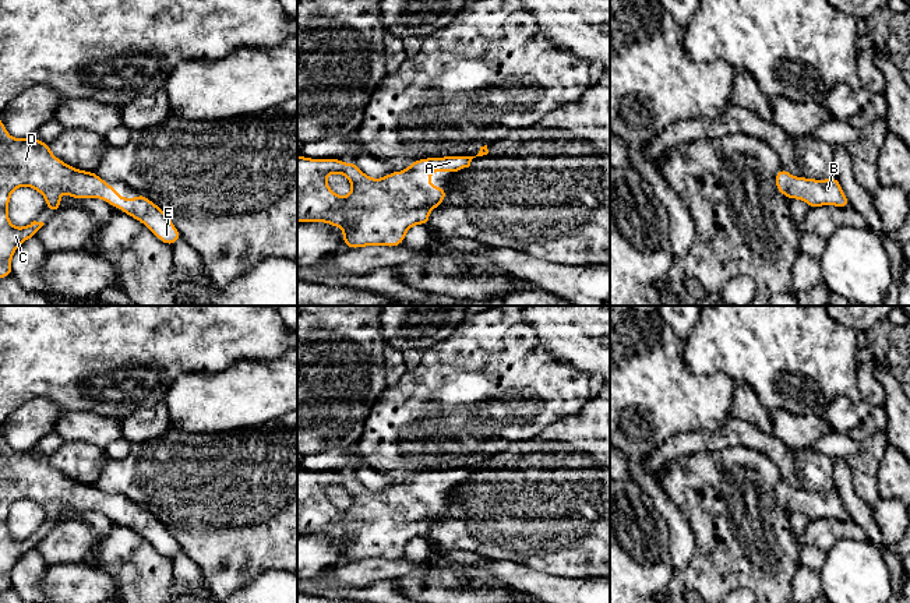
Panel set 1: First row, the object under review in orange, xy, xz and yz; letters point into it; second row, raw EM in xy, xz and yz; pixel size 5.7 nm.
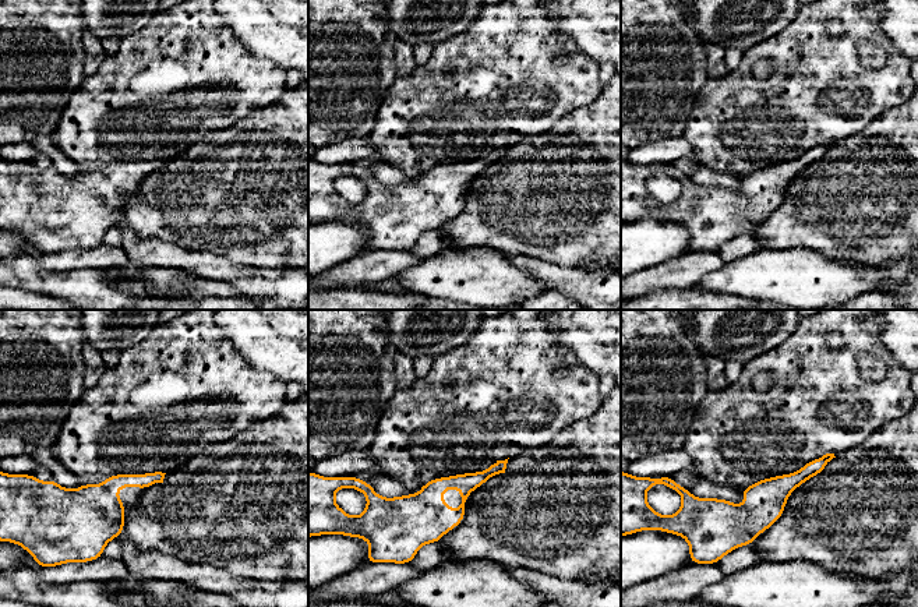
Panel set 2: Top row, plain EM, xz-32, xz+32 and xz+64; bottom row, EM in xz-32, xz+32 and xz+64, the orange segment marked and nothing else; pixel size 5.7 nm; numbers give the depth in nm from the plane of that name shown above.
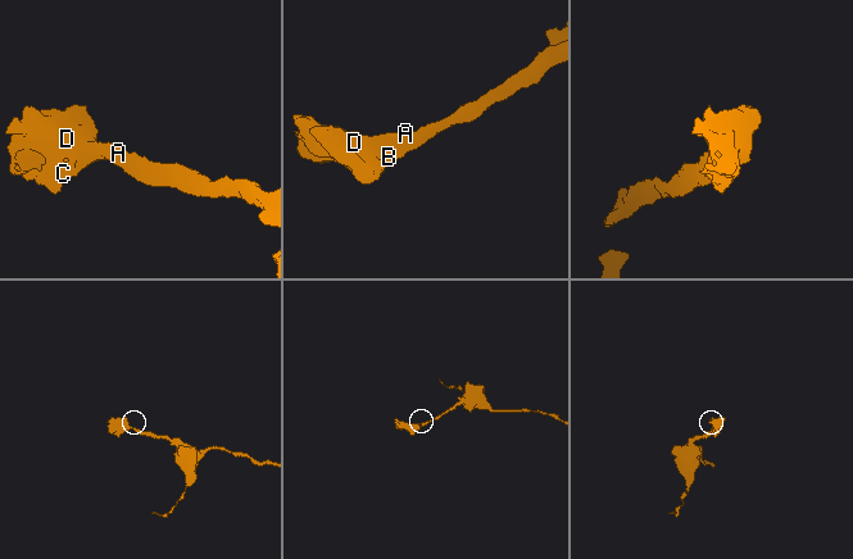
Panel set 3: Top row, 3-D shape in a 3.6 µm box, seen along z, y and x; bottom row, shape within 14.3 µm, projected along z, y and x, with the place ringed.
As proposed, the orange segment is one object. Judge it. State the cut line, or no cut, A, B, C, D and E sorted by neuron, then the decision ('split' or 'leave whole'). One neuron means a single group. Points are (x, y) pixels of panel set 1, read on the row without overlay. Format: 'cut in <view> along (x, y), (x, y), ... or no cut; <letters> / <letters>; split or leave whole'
no cut; A B C D E; leave whole

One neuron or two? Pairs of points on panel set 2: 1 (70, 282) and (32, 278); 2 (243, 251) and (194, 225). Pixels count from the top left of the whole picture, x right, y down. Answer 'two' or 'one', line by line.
1: one
2: one

